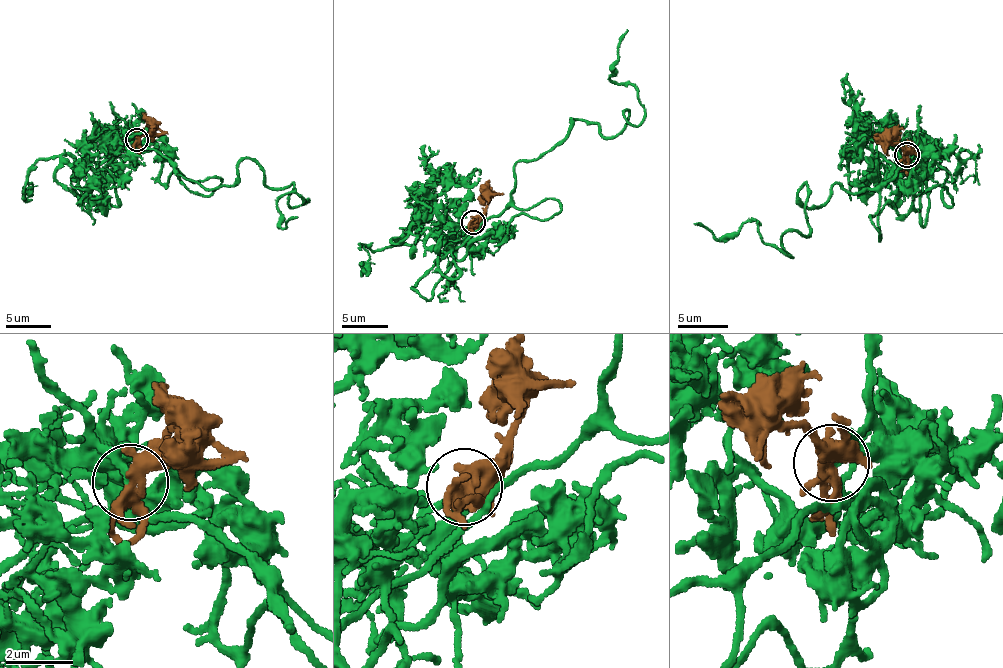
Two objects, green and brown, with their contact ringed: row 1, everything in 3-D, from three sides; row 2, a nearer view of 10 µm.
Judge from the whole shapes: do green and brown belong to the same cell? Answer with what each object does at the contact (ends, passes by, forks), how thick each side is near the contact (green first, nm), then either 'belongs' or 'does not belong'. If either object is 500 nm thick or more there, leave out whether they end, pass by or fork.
green passes by; brown forks there; 160 nm thick on the green side, 360 nm on the other; belongs

